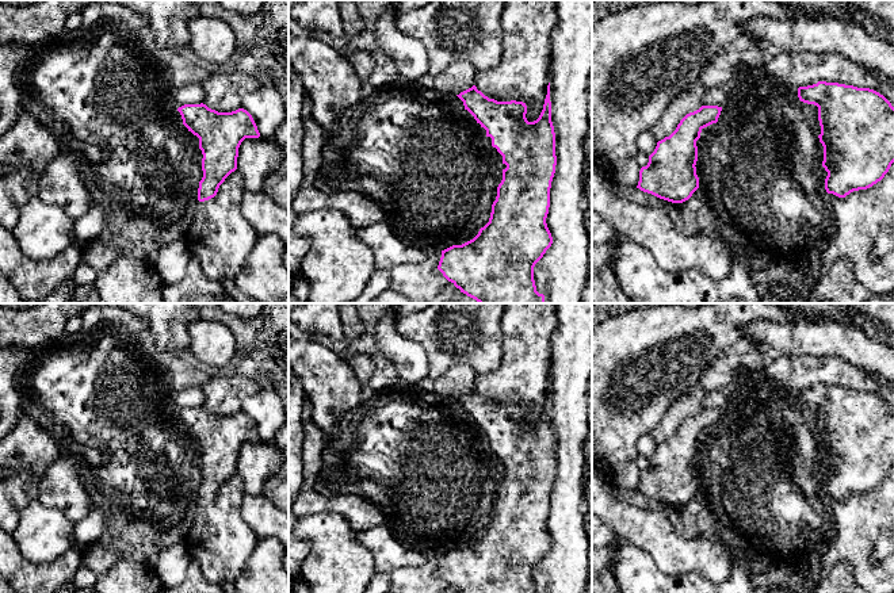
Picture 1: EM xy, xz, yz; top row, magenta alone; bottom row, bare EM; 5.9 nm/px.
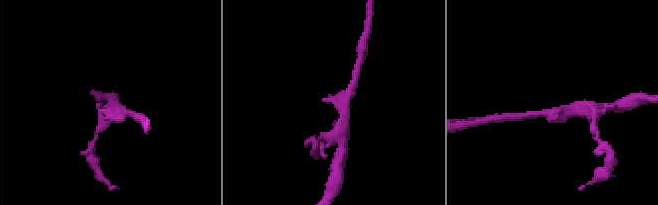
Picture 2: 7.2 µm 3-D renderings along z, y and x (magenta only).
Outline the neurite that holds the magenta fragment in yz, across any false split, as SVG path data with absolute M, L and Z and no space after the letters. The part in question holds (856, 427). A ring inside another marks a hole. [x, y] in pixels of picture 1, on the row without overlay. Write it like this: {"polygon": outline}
{"polygon": "M818 385L799 390L801 405L818 410L822 470L828 475L825 493L838 501L867 493L880 485L894 466L894 410L879 395L838 386Z"}

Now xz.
{"polygon": "M550 386L539 421L528 425L523 405L489 402L475 389L456 398L503 459L503 483L492 508L489 525L478 537L442 554L438 573L459 593L536 593L534 570L553 547L546 521L555 477L555 436L551 425Z"}

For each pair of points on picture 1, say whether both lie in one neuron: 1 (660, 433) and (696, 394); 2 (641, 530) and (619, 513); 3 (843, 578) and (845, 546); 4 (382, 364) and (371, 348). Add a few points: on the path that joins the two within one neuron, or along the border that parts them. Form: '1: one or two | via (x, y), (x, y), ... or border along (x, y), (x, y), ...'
1: one | via (668, 424), (687, 404)
2: one | via (635, 525), (625, 519)
3: two | border along (824, 570), (839, 562), (845, 562), (855, 578)
4: one | via (379, 360), (374, 352)

